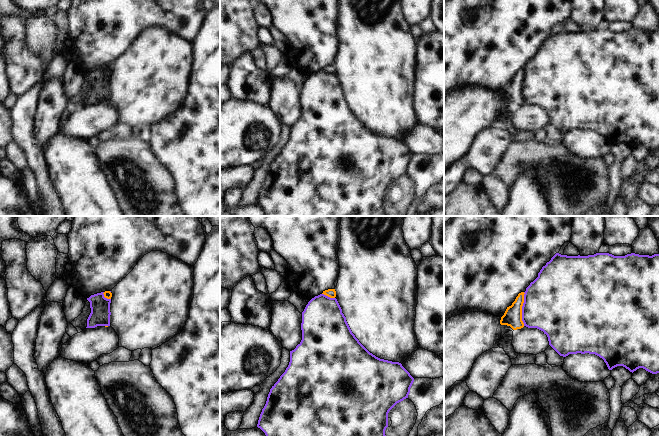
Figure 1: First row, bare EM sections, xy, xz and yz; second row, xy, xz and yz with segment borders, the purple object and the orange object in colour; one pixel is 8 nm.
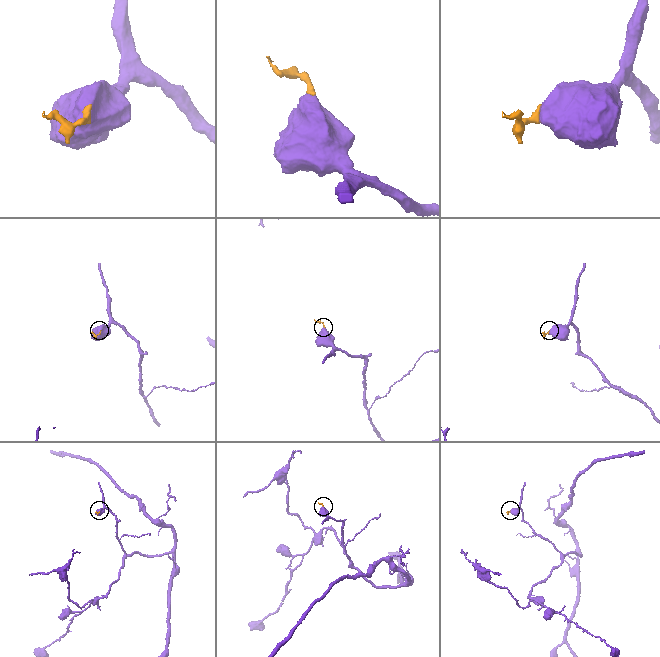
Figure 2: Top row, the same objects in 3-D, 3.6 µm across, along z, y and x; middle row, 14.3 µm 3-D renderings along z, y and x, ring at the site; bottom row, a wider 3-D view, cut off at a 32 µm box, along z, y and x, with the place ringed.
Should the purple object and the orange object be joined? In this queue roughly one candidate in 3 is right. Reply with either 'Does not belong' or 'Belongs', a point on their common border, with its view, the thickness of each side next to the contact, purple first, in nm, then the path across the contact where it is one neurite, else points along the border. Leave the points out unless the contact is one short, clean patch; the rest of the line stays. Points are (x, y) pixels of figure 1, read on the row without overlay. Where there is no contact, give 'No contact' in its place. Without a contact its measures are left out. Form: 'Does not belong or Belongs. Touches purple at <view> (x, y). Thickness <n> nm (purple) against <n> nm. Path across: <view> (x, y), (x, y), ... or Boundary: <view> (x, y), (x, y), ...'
Does not belong. Touches purple at yz (522, 85). Thickness 460 nm (purple) against 150 nm. Boundary: yz (524, 68), (522, 82), (523, 101)

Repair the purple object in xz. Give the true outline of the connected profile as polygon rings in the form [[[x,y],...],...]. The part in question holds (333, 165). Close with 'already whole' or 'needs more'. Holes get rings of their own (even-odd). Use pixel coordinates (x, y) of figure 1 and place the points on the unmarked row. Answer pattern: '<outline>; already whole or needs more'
[[[324,70],[312,74],[302,88],[301,106],[302,116],[294,126],[290,127],[289,141],[270,165],[258,196],[257,203],[265,209],[267,216],[386,216],[388,189],[397,179],[408,174],[414,154],[401,139],[380,135],[359,118],[352,109],[336,74],[330,74]]]; already whole

